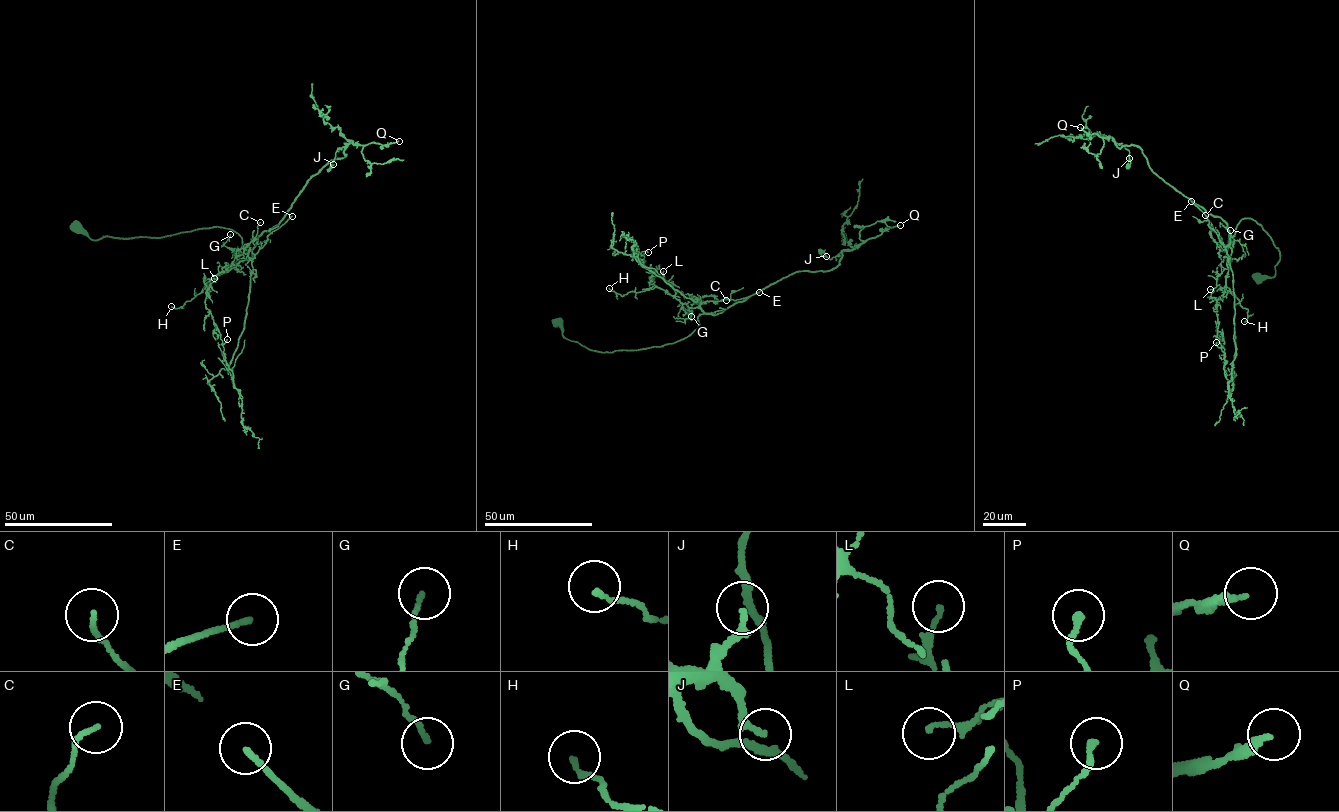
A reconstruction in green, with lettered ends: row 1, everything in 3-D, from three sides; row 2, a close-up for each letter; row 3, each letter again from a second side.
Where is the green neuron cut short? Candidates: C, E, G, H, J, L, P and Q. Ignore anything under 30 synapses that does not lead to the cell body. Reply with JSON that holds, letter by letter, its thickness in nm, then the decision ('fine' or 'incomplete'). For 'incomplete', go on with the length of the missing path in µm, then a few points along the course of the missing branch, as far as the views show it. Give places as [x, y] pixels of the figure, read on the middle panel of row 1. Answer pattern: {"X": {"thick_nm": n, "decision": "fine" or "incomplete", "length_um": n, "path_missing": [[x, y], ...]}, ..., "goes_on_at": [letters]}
{"C": {"thick_nm": 120, "decision": "fine"}, "E": {"thick_nm": 160, "decision": "fine"}, "G": {"thick_nm": 130, "decision": "fine"}, "H": {"thick_nm": 140, "decision": "fine"}, "J": {"thick_nm": 200, "decision": "fine"}, "L": {"thick_nm": 120, "decision": "fine"}, "P": {"thick_nm": 180, "decision": "fine"}, "Q": {"thick_nm": 200, "decision": "incomplete", "length_um": 130}, "goes_on_at": ["Q"]}

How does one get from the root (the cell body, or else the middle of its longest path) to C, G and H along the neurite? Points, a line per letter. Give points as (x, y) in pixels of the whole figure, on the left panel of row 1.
C: (76, 226), (95, 240), (223, 227), (241, 237), (249, 257), (240, 249), (260, 222)
G: (76, 226), (95, 240), (155, 237), (223, 227), (239, 236), (252, 256), (223, 244), (230, 234)
H: (76, 226), (95, 240), (155, 237), (217, 226), (237, 233), (252, 257), (214, 276), (182, 306), (171, 306)

